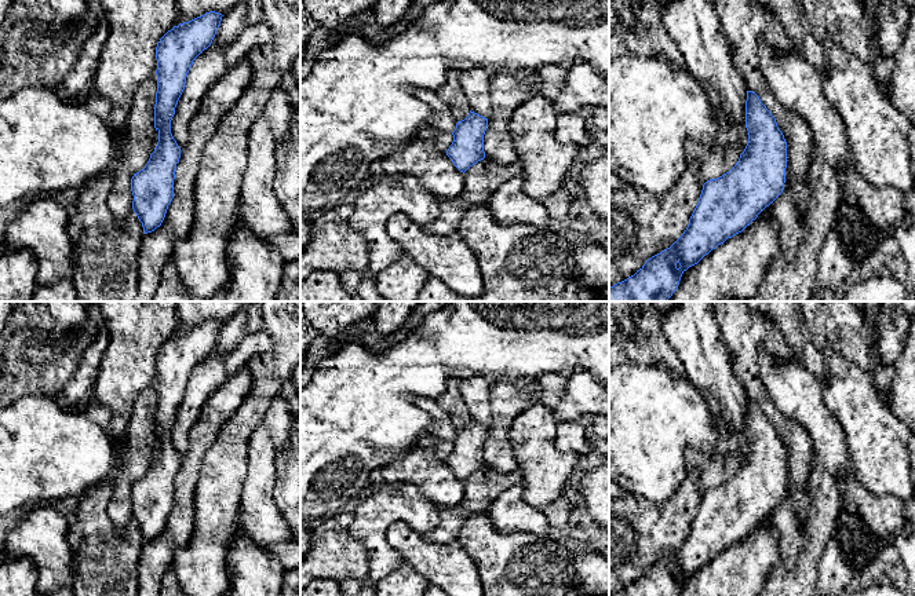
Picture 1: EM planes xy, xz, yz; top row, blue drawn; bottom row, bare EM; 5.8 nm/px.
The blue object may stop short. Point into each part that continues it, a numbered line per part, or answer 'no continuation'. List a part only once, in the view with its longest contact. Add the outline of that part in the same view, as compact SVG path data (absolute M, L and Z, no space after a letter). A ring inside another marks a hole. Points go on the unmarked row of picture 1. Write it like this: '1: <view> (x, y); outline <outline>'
no continuation

